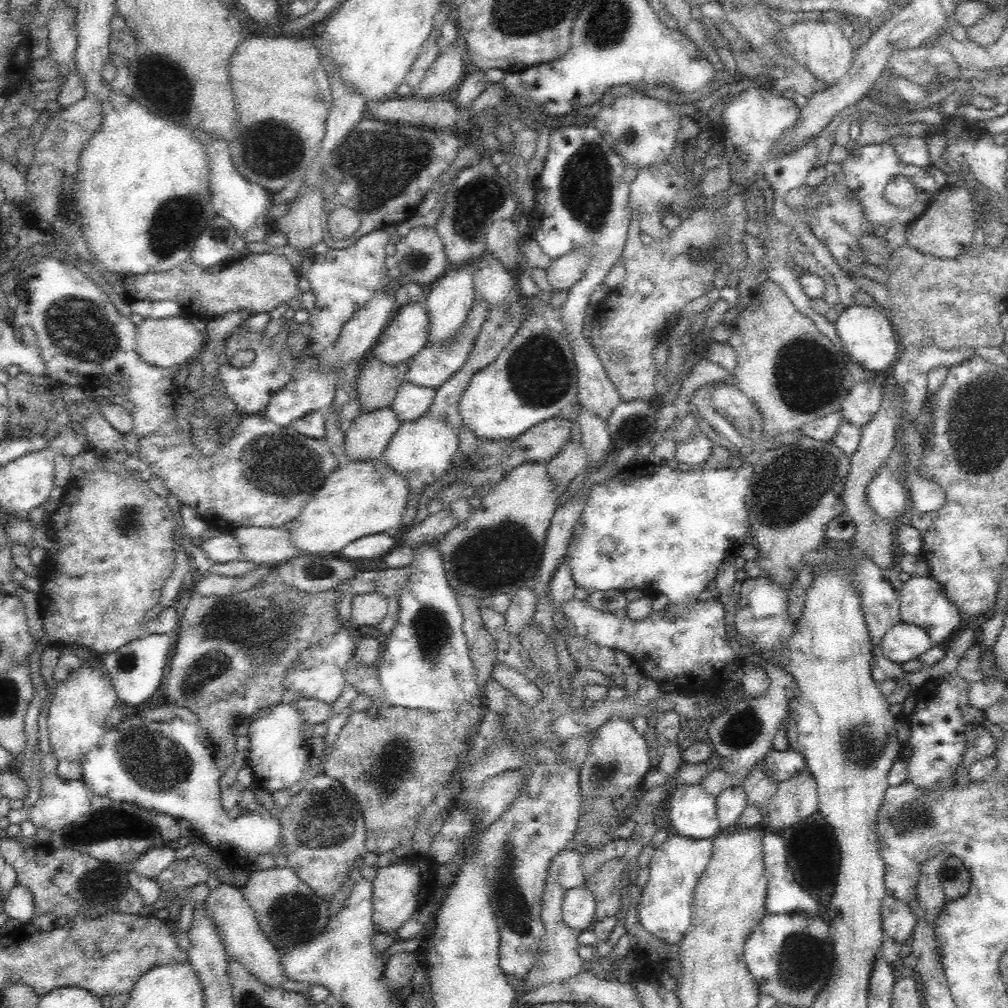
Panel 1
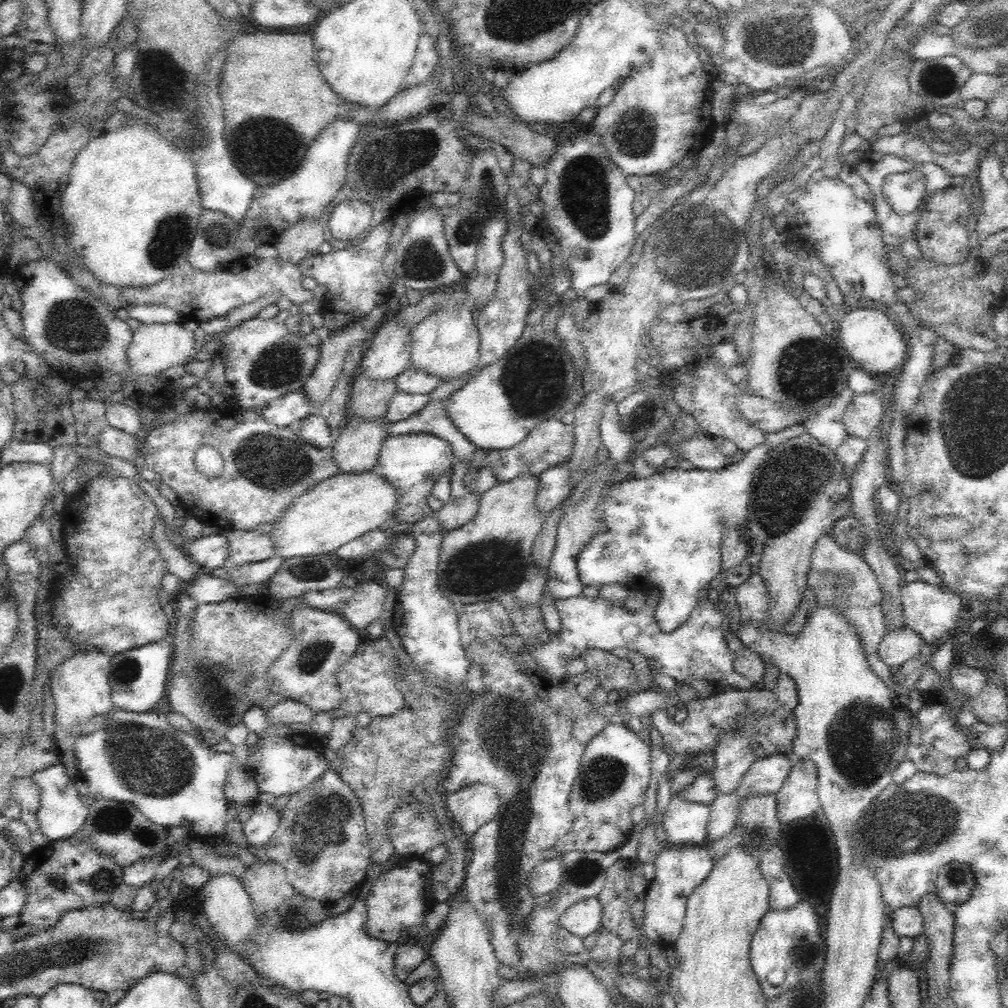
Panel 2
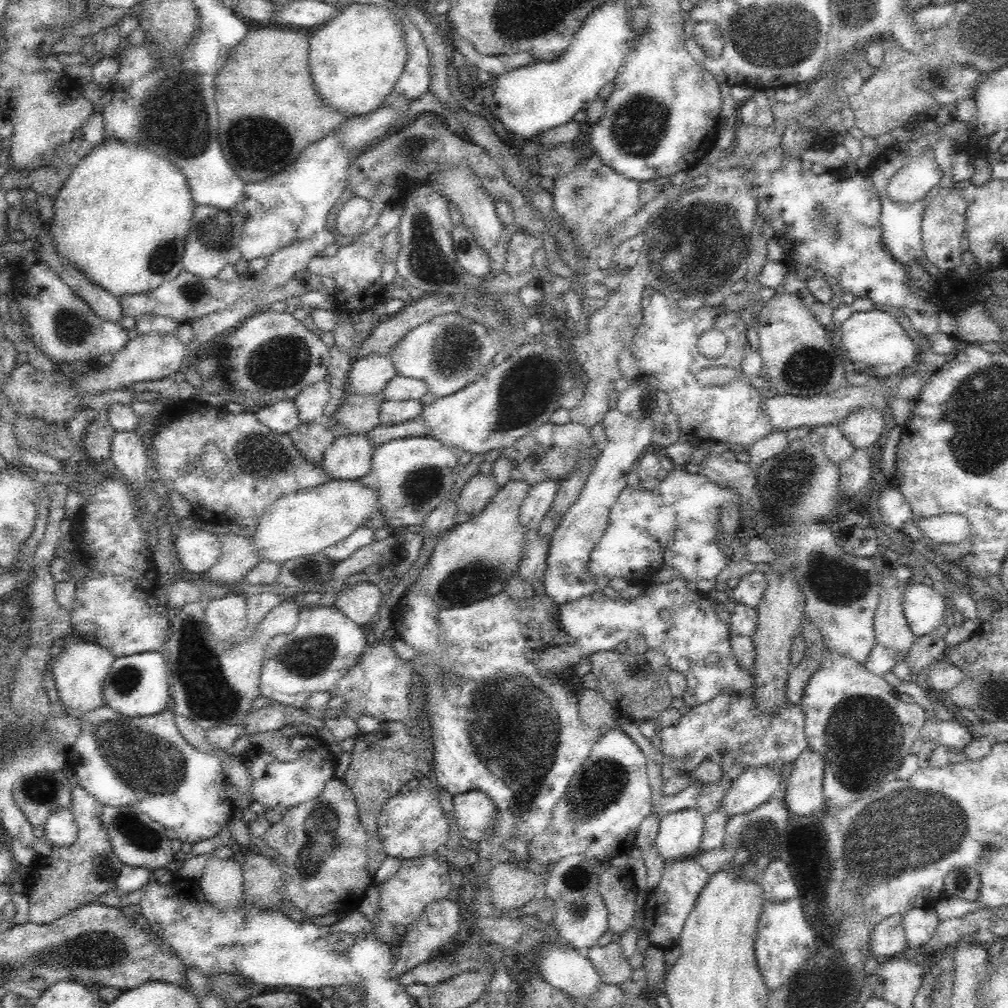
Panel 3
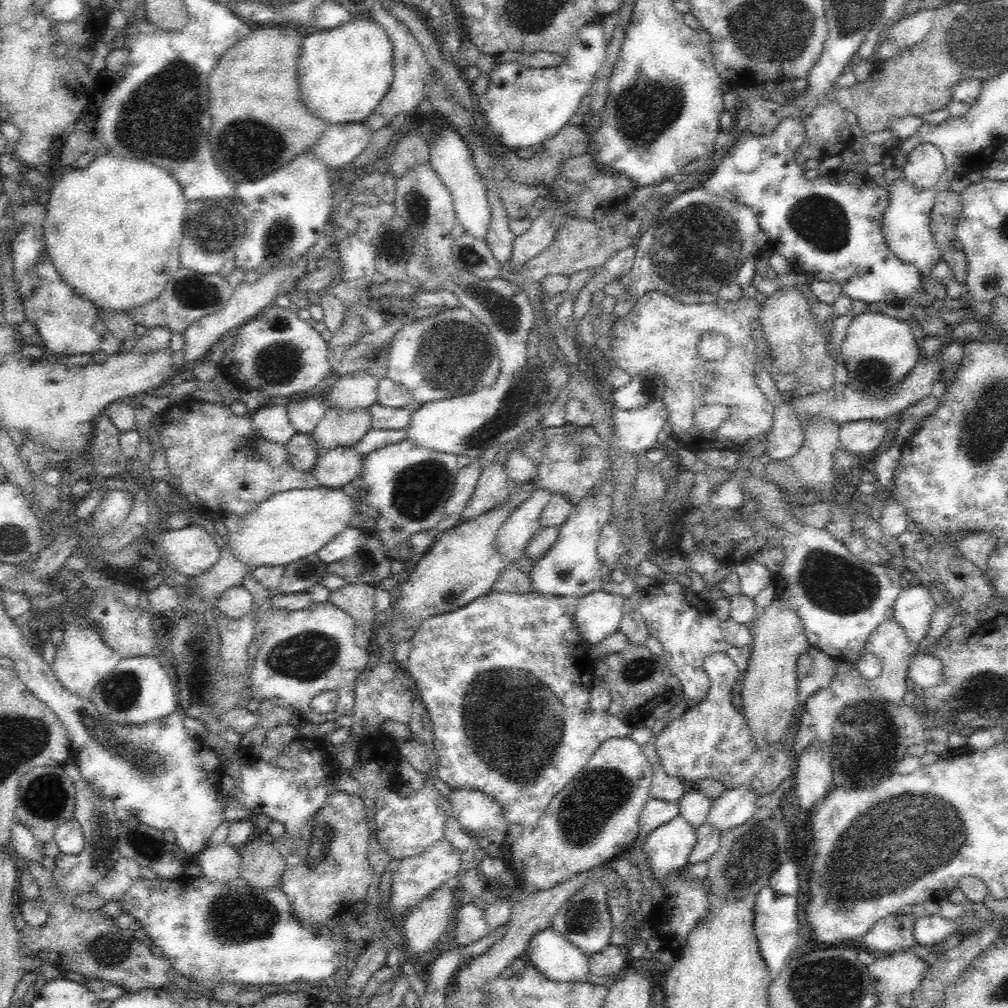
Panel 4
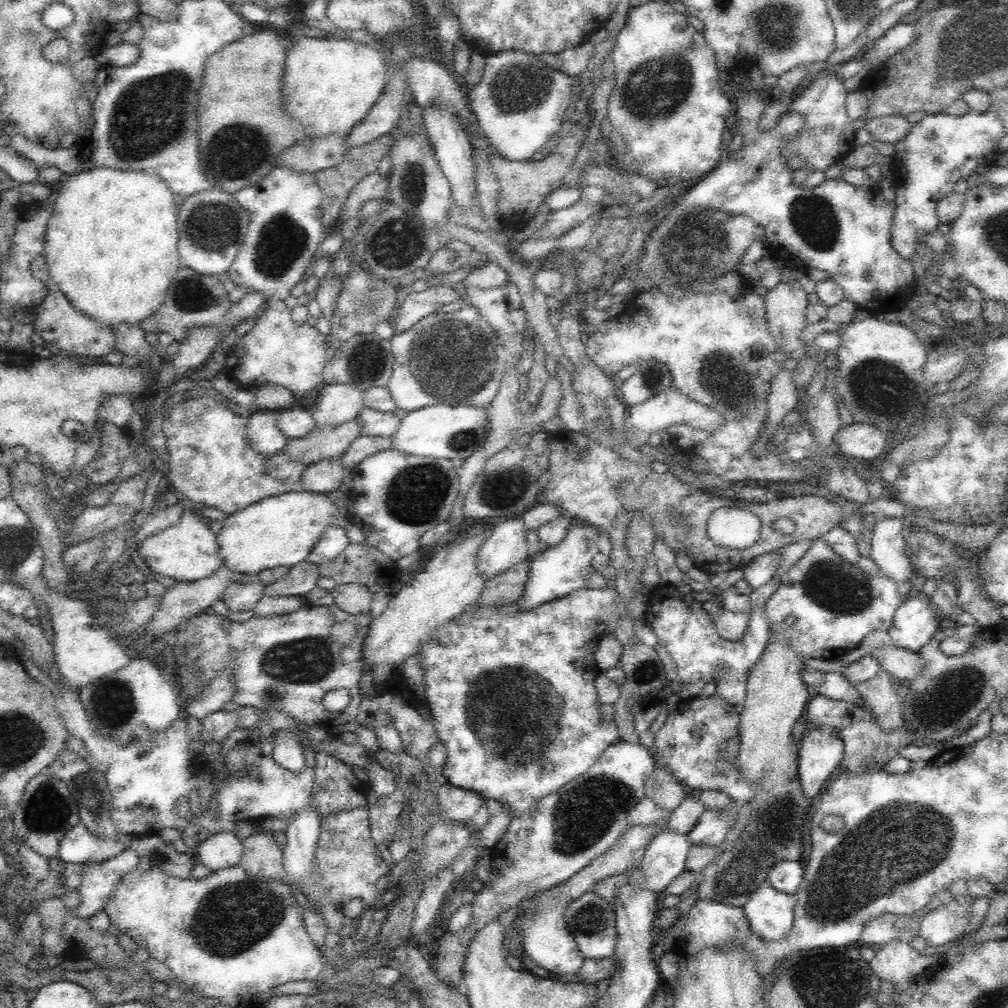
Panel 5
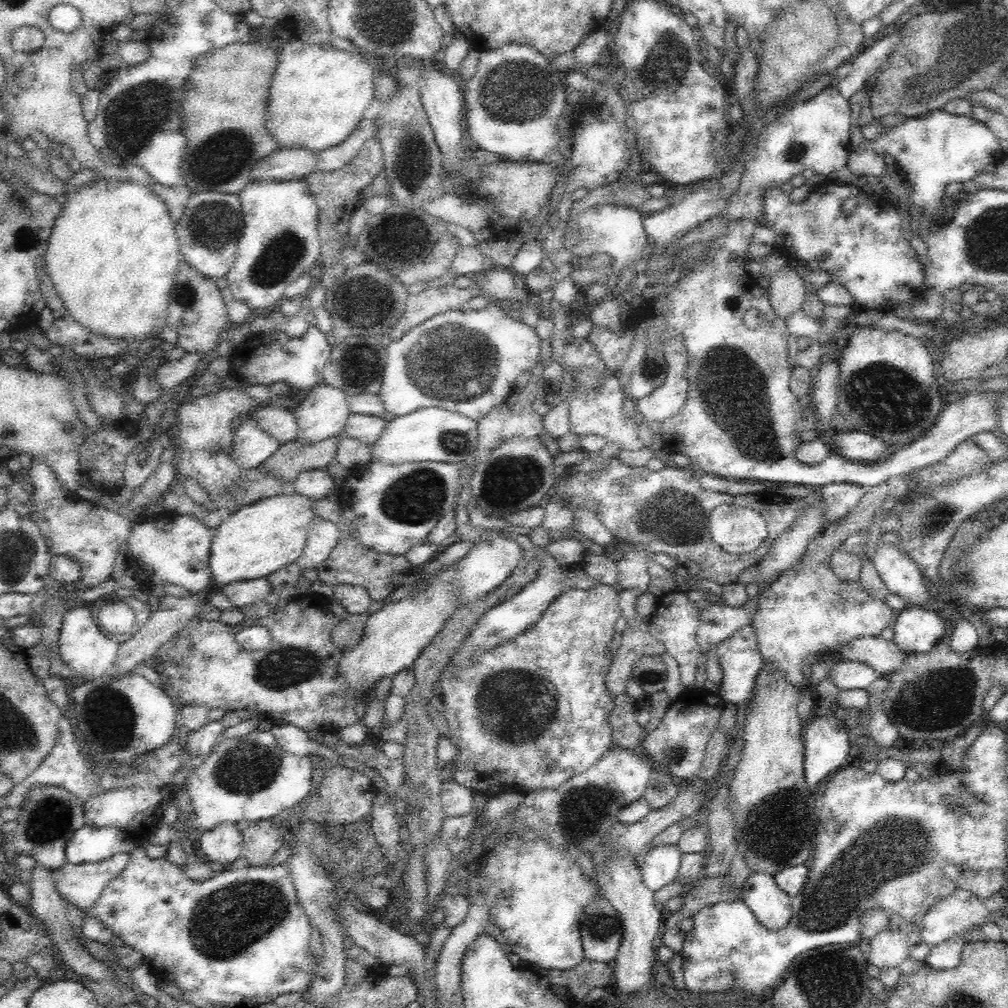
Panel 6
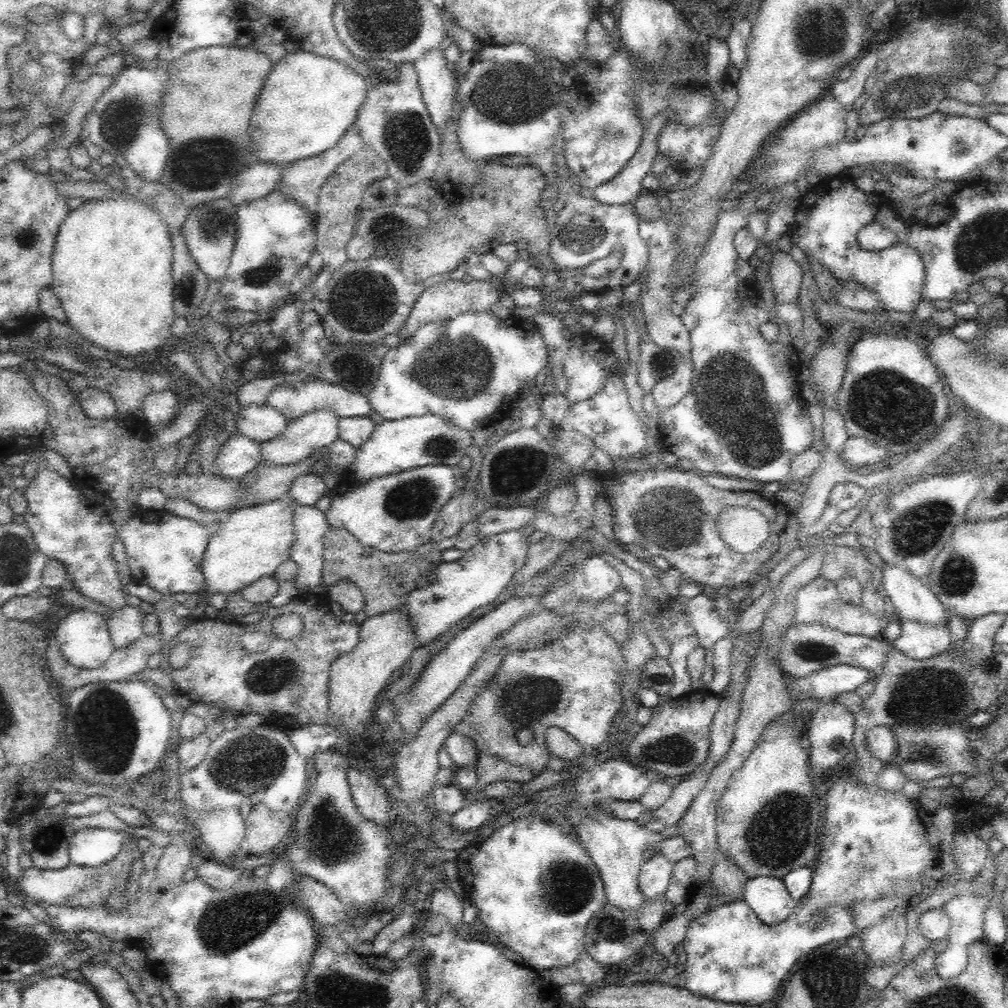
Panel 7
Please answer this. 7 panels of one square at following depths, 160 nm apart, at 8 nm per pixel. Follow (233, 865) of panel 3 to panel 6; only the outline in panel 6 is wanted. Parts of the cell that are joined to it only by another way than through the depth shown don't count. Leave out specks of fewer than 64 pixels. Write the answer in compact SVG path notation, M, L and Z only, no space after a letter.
M221 822L202 833L195 851L210 862L229 865L241 856L244 837L234 822Z

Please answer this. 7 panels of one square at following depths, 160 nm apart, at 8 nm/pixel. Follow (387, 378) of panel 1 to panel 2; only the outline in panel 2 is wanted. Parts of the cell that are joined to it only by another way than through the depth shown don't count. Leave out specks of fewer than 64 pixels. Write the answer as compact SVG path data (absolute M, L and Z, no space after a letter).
M356 376L351 384L345 416L362 420L383 419L392 397L398 392L394 379Z

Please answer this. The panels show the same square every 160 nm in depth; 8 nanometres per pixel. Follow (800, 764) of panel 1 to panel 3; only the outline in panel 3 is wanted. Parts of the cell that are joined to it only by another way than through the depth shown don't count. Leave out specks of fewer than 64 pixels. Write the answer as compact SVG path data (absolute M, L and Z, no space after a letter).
M766 767L744 771L725 789L720 807L728 818L758 808L768 802L782 785L781 770Z

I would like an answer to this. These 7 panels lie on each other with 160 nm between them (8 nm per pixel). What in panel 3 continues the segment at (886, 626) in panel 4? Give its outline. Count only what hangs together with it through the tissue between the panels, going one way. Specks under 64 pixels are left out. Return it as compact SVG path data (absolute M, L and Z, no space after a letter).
M885 561L882 565L886 567L880 580L880 600L874 617L874 636L876 644L886 647L905 660L907 652L914 644L917 636L908 626L908 621L902 610L902 597L904 585L899 580L890 576L889 565Z

